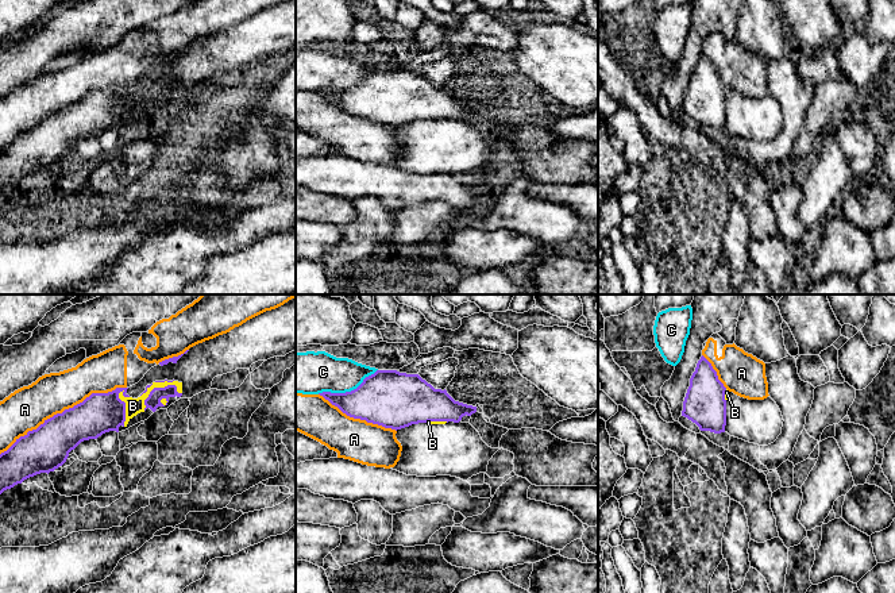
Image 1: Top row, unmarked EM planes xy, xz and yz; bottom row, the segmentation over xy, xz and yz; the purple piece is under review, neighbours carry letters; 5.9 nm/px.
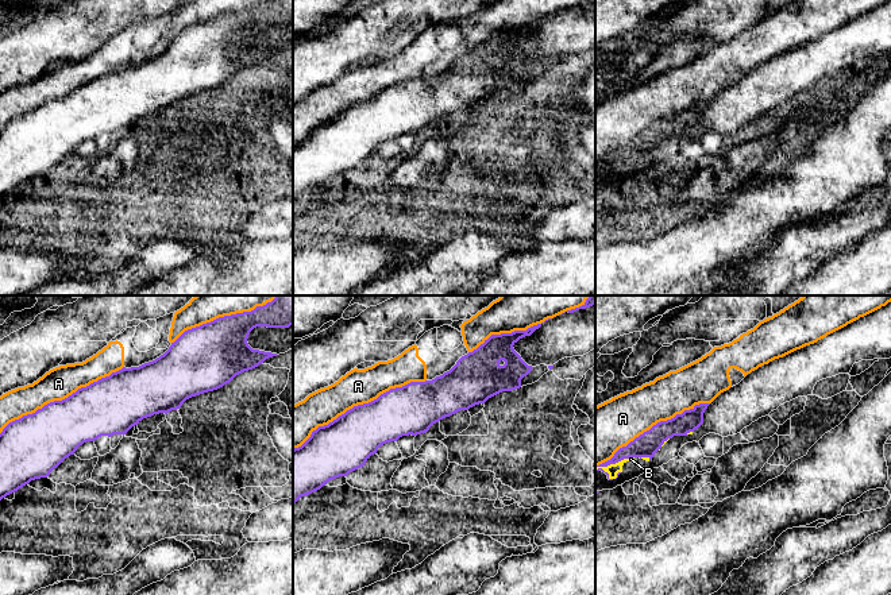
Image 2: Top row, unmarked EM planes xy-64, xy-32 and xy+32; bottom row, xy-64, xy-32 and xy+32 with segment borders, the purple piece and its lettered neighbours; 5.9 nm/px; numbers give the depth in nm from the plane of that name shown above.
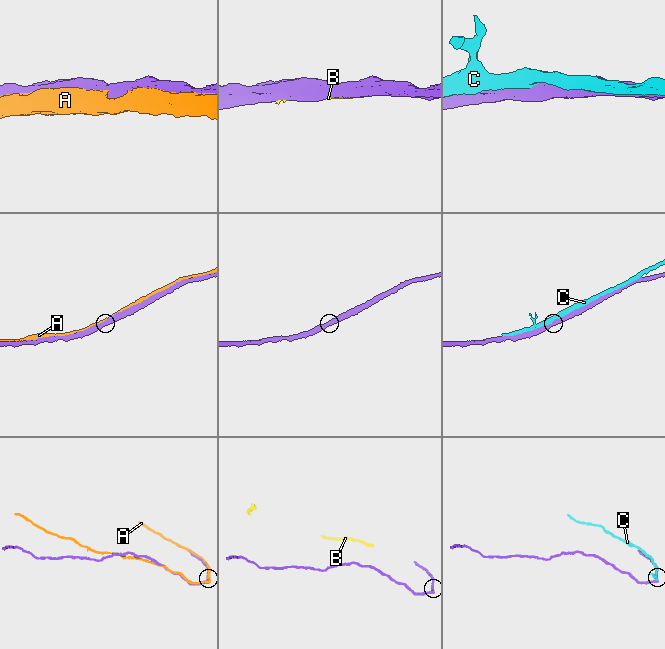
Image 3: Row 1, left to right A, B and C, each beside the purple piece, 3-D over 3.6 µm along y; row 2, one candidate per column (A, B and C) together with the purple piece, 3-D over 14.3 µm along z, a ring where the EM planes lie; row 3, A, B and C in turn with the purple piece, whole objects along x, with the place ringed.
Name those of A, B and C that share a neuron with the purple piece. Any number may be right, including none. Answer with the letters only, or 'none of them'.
none of them

